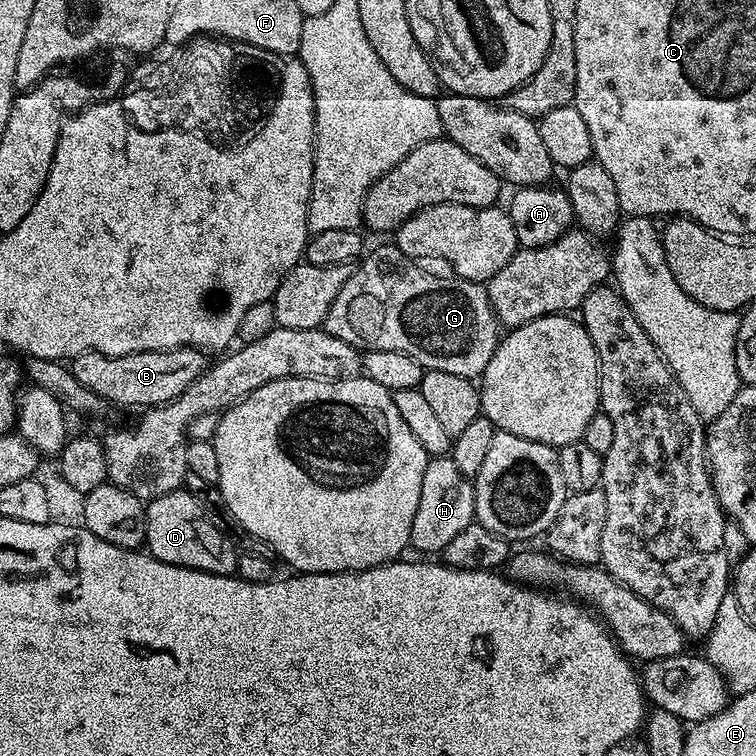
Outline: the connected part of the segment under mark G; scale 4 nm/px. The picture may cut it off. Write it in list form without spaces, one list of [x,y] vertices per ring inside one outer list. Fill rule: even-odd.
[[[392,242],[371,252],[372,249],[359,261],[346,286],[338,290],[338,298],[334,298],[324,319],[324,331],[361,350],[398,350],[410,354],[425,370],[446,370],[446,374],[458,374],[471,381],[483,376],[502,339],[502,328],[490,306],[487,287],[452,274],[439,276],[436,272],[427,272],[423,263],[402,254]]]

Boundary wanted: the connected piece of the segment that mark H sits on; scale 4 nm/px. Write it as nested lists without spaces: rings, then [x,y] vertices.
[[[451,455],[429,459],[426,474],[422,474],[422,498],[410,526],[410,544],[420,552],[443,553],[444,547],[466,526],[474,523],[476,514],[476,489],[473,481],[454,466]]]

